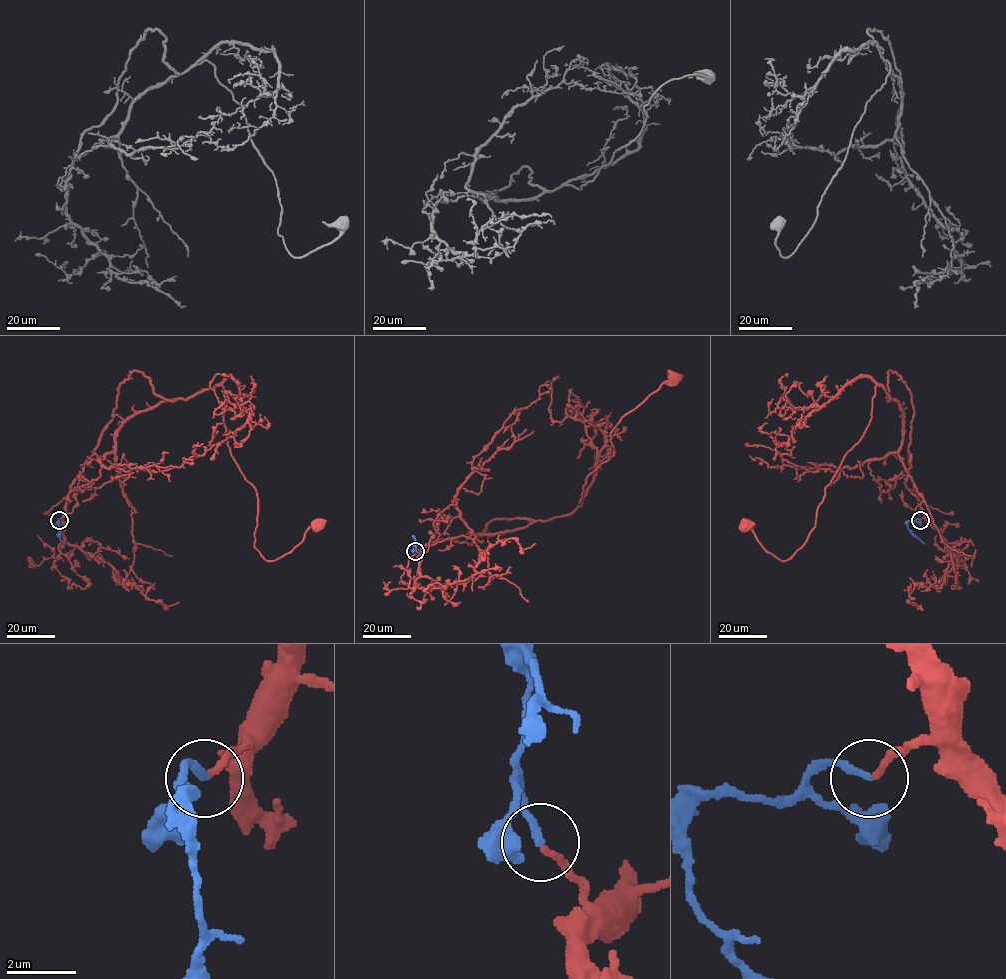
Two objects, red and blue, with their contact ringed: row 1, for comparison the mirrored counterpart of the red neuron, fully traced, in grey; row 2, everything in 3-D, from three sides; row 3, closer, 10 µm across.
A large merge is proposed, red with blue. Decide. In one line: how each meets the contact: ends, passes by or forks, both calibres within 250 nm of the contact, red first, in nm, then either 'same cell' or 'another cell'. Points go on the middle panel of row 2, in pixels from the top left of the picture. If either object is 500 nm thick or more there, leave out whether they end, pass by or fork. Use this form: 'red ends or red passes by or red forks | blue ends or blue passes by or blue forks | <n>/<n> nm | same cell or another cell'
red ends | blue ends | 170/200 nm | same cell

